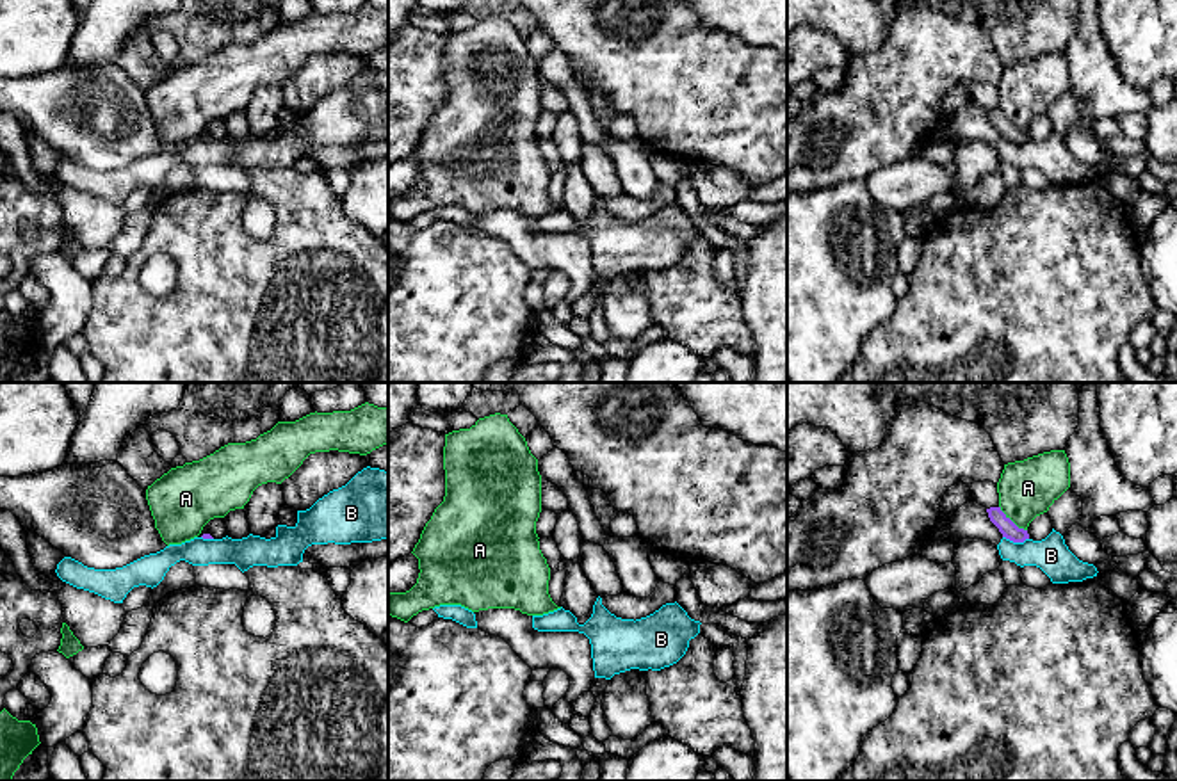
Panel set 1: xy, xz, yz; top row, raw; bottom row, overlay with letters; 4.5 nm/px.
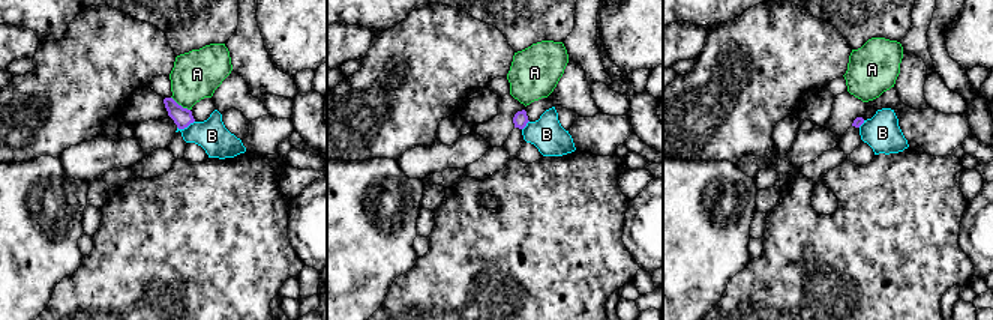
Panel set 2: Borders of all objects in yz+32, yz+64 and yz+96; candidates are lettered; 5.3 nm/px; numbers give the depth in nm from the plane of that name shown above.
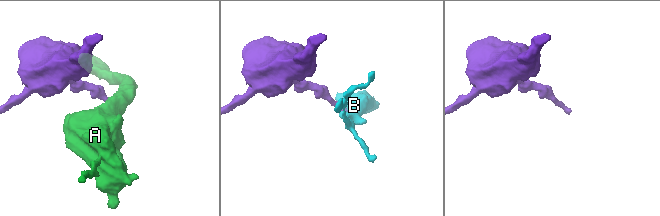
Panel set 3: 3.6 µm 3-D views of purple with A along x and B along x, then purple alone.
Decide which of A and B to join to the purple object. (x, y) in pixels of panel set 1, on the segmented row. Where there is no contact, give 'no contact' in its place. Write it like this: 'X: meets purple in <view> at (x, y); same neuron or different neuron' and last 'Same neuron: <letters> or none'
A: meets purple in yz at (1010, 520); different neuron
B: meets purple in yz at (1015, 541); different neuron
Same neuron: none

